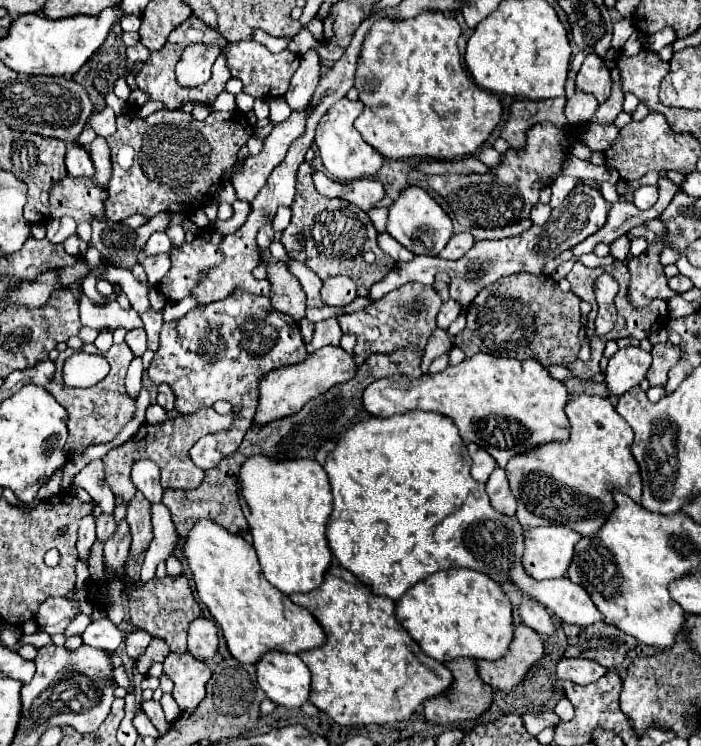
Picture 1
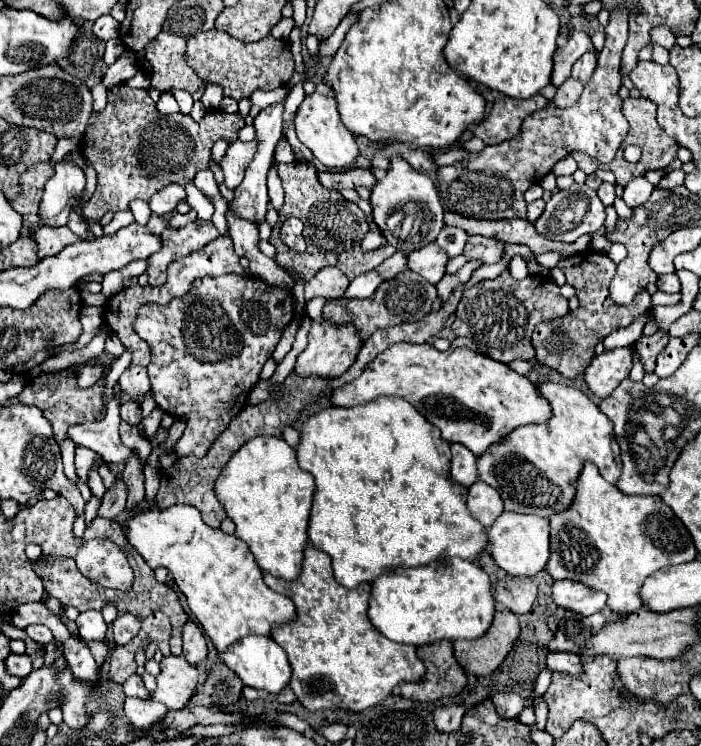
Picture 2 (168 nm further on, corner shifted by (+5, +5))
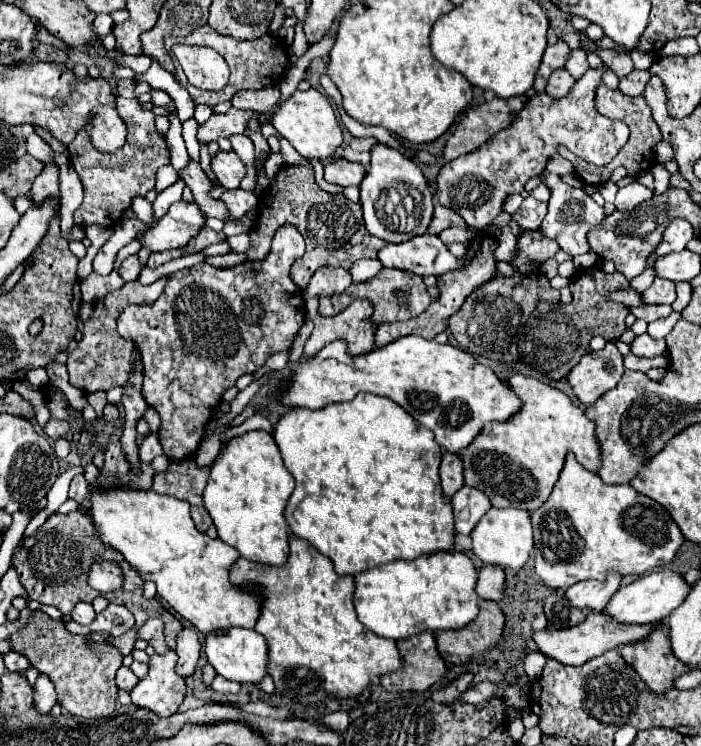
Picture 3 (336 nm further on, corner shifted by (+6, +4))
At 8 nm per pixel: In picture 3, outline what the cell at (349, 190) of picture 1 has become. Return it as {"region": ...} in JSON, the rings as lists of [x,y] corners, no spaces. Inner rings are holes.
{"region":[[[332,158],[324,166],[324,178],[330,184],[338,186],[358,186],[364,178],[364,166],[360,162],[350,162],[344,158]]]}

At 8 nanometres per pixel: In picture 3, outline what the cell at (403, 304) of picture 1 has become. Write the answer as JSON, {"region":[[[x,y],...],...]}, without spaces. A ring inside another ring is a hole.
{"region":[[[382,268],[374,278],[366,280],[366,282],[360,282],[360,284],[352,284],[342,294],[320,298],[318,314],[320,316],[334,316],[334,314],[342,312],[352,300],[358,300],[358,298],[366,298],[366,300],[370,300],[374,304],[374,308],[376,308],[376,312],[374,312],[376,326],[380,326],[384,322],[398,322],[398,320],[416,318],[430,304],[430,296],[428,296],[426,286],[424,286],[424,282],[422,282],[422,278],[418,274],[412,274],[412,272],[406,272],[406,270]]]}

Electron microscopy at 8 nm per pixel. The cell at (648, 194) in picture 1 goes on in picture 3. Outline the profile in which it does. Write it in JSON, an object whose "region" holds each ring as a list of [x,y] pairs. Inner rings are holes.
{"region":[[[632,182],[632,184],[628,184],[628,186],[624,186],[624,188],[618,190],[616,200],[614,200],[614,206],[616,206],[616,210],[620,210],[620,212],[634,210],[638,204],[650,200],[652,196],[654,196],[652,190],[648,190],[648,188],[642,186],[640,182]]]}

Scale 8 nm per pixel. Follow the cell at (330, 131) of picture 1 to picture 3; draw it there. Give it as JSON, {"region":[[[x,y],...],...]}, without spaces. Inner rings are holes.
{"region":[[[310,88],[306,92],[296,90],[274,114],[272,118],[272,126],[294,146],[294,150],[310,160],[326,160],[332,158],[336,148],[342,144],[342,130],[338,126],[336,114],[332,104],[328,102],[328,98]]]}

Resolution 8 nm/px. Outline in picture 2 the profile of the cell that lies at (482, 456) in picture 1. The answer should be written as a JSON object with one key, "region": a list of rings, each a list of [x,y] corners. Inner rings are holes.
{"region":[[[451,443],[451,479],[469,487],[477,481],[477,457],[461,443]]]}

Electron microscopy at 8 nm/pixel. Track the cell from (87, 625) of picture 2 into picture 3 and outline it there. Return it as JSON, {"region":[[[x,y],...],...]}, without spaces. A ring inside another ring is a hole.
{"region":[[[78,602],[72,610],[72,620],[78,622],[78,624],[90,624],[94,620],[96,612],[92,608],[92,604],[86,604],[86,602]]]}

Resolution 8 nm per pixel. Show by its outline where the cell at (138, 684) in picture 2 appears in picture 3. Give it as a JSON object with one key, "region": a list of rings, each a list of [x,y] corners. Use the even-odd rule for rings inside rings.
{"region":[[[122,666],[122,668],[116,672],[116,684],[118,684],[118,688],[130,690],[136,680],[138,680],[138,678],[136,678],[136,674],[134,674],[130,668],[124,668],[124,666]]]}

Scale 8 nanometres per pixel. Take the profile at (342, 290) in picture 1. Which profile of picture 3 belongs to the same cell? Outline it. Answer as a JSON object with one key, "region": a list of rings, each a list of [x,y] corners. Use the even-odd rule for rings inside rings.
{"region":[[[326,266],[326,268],[320,268],[314,272],[314,276],[310,278],[310,282],[304,290],[304,298],[342,294],[350,284],[352,284],[352,278],[350,278],[348,270]]]}

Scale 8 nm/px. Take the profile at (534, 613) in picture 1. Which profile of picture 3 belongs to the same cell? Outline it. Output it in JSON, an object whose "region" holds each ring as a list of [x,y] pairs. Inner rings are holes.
{"region":[[[482,566],[478,570],[476,594],[480,600],[502,600],[504,598],[504,570],[502,570],[502,566]]]}

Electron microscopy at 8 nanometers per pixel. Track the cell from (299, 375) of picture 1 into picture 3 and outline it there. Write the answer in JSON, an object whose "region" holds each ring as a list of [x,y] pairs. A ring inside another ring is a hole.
{"region":[[[306,298],[306,316],[314,322],[314,332],[308,338],[306,346],[304,346],[304,356],[312,358],[314,354],[318,354],[326,344],[334,342],[334,340],[346,340],[348,342],[348,350],[352,356],[358,354],[366,354],[374,348],[374,332],[376,332],[376,324],[372,322],[372,304],[368,300],[354,300],[346,310],[342,310],[336,316],[324,318],[318,314],[318,298]]]}

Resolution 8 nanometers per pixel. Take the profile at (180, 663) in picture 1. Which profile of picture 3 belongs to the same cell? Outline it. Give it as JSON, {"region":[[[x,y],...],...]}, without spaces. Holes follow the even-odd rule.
{"region":[[[174,650],[150,656],[148,674],[130,690],[132,704],[138,708],[148,708],[158,716],[174,714],[186,694],[184,678],[176,676],[174,664]]]}

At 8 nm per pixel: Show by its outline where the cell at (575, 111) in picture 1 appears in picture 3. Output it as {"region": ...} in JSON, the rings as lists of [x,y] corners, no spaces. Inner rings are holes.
{"region":[[[560,68],[560,70],[554,70],[548,78],[548,84],[546,84],[546,92],[552,96],[552,98],[562,98],[568,94],[568,90],[572,88],[574,84],[574,78],[568,74],[566,68]]]}

